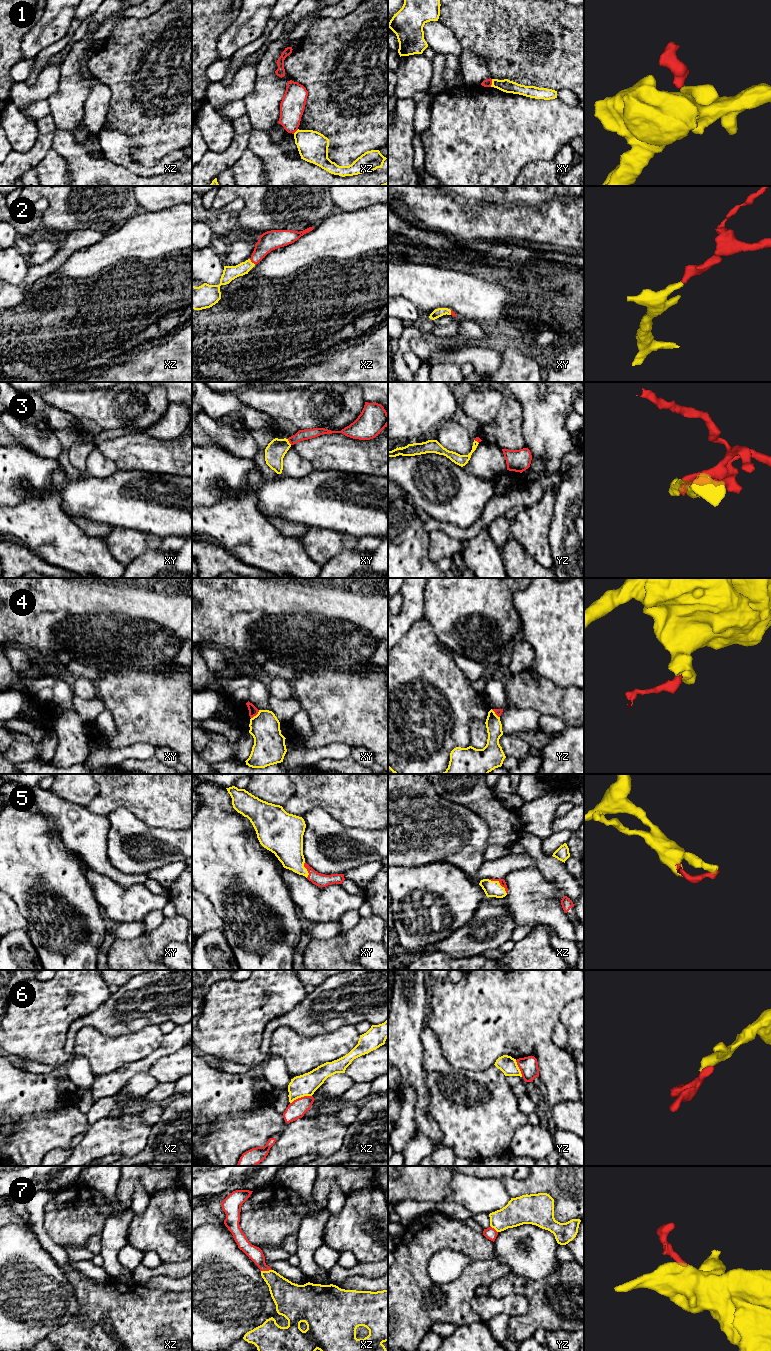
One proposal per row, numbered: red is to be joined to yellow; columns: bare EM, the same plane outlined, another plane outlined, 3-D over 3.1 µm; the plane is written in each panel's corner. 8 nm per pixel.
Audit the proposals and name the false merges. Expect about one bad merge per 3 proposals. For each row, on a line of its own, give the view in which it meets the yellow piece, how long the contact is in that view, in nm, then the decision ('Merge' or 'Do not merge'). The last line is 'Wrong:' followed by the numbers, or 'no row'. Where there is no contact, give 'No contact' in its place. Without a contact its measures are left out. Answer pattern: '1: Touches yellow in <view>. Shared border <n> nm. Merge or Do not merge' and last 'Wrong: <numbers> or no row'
1: Touches yellow in xy. Shared border 70 nm. Do not merge
2: Touches yellow in xz. Shared border 70 nm. Merge
3: Touches yellow in xy. Shared border 60 nm. Do not merge
4: Touches yellow in xy. Shared border 100 nm. Do not merge
5: Touches yellow in xz. Shared border 190 nm. Merge
6: Touches yellow in xz. Shared border 190 nm. Do not merge
7: Touches yellow in xz. Shared border 90 nm. Do not merge
Wrong: 1, 3, 4, 6, 7

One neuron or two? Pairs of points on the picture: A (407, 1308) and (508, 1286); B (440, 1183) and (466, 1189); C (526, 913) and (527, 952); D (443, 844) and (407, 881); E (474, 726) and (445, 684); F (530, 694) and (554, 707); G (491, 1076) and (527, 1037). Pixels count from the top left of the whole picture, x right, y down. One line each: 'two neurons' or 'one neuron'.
A: two neurons
B: two neurons
C: two neurons
D: two neurons
E: two neurons
F: one neuron
G: two neurons

